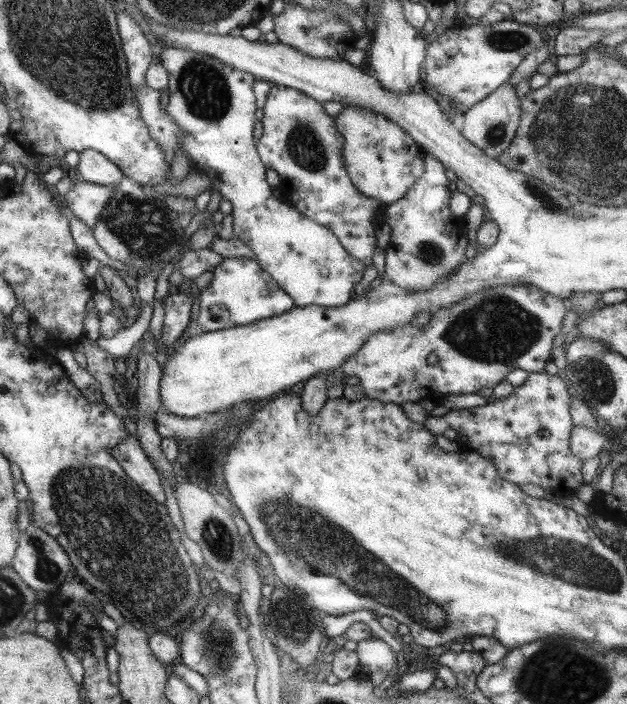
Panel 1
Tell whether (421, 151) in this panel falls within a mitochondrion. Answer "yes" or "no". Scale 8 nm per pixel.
no

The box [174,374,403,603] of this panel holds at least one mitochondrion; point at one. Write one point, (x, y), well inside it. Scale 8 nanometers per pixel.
(218, 539)

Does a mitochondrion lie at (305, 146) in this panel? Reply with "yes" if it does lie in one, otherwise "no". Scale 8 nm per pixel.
yes

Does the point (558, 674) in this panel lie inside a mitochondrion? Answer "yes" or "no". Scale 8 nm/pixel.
yes

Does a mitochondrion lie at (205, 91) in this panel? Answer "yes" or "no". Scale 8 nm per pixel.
yes

